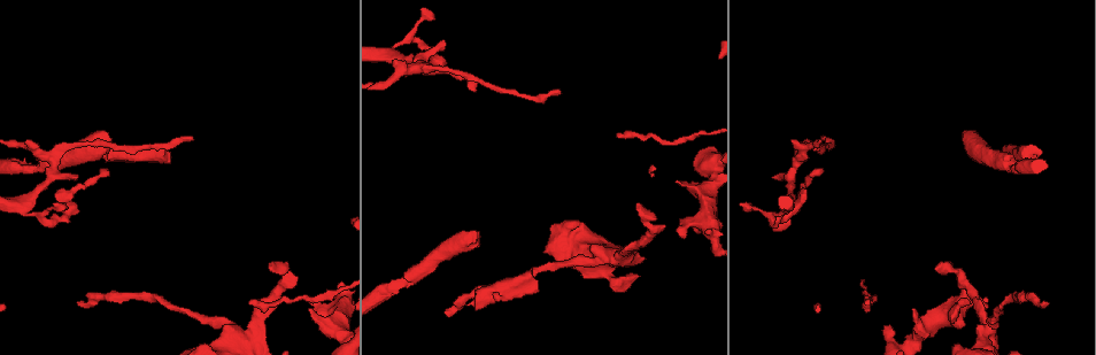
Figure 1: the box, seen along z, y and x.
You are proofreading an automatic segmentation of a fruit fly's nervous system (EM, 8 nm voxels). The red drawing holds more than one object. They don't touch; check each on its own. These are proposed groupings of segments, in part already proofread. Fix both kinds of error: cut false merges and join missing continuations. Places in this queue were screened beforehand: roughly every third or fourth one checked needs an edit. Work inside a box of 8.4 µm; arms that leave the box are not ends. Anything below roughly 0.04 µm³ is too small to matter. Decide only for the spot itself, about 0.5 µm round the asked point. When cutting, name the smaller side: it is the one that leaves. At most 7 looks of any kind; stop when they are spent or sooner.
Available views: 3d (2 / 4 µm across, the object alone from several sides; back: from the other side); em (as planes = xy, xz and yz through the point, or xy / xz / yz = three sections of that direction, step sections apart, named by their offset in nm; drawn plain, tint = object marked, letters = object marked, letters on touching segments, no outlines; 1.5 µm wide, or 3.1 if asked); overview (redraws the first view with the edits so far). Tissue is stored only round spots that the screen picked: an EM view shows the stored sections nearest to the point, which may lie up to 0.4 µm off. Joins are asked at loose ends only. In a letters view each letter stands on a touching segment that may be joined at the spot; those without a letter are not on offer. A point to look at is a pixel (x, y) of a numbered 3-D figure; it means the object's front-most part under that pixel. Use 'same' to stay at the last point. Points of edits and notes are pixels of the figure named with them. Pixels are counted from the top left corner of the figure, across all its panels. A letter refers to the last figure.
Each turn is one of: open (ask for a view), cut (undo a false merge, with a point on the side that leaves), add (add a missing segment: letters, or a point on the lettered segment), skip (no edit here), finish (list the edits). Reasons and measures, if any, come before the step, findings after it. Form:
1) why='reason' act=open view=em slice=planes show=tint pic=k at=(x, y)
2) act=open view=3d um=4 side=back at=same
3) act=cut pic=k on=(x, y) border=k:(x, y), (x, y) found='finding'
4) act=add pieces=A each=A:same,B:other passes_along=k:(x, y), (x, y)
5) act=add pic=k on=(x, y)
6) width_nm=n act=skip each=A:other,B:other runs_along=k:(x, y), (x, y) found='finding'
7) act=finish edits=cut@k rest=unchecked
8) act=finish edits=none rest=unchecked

why='long arm stops here' act=open view=em slice=xy step=4 show=tint pic=1 at=(268, 267)

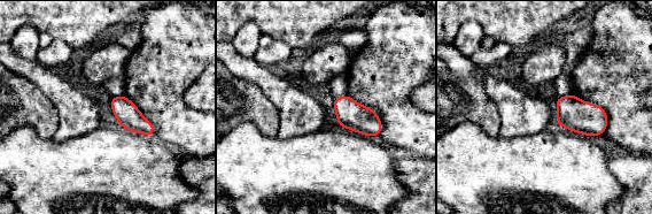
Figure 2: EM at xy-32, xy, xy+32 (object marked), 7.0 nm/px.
why='another direction' act=open view=em slice=planes show=letters at=same

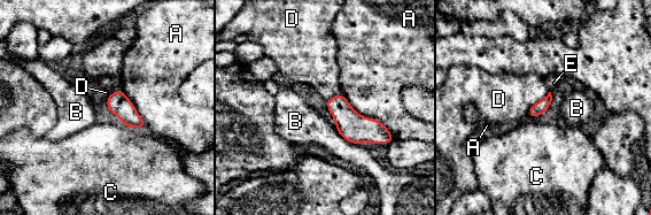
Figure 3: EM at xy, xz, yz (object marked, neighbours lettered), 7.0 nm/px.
act=skip each=A:other,B:other,C:other,D:other,E:other found='none of them fits'

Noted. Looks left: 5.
why='end of a long branch' act=open view=em slice=planes show=tint pic=1 at=(474, 91)

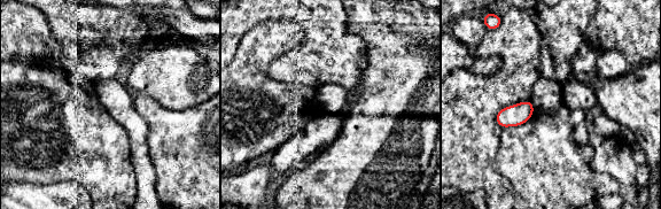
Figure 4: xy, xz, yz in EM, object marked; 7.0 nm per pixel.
why='see the neighbours' act=open view=em slice=planes show=letters at=same

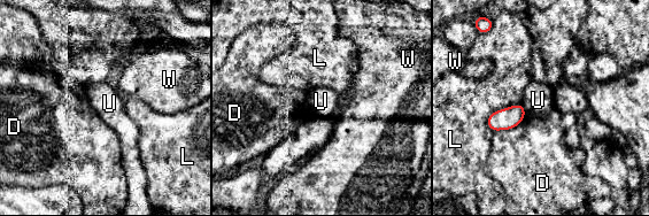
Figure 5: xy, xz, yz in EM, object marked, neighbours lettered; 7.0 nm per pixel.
act=skip each=D:other,L:other,U:other,W:other border=5:(522, 103), (526, 114) found='no lettered segment goes on from it'

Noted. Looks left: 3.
why='branch stops here' act=open view=em slice=yz step=8 show=tint pic=1 at=(536, 281)

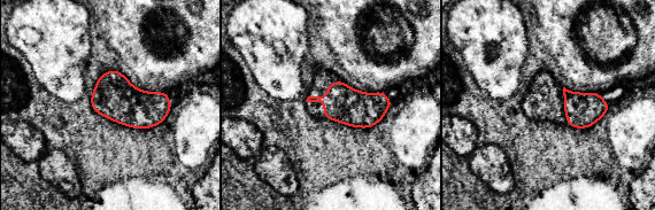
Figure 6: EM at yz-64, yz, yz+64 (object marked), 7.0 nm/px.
why='cut it another way' act=open view=em slice=planes show=letters at=same

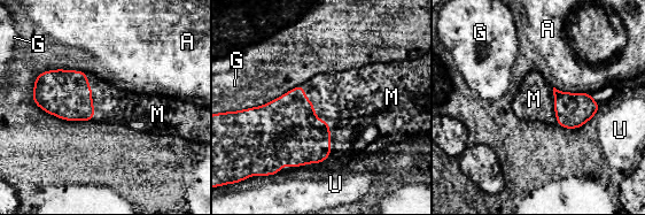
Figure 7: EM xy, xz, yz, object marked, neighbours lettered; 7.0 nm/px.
act=add pieces=M each=A:other,G:other,M:same,U:other passes_along=7:(287, 131), (320, 120), (349, 100) found='it goes on there'

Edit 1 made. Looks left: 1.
act=finish edits=add@7 rest=unchecked

